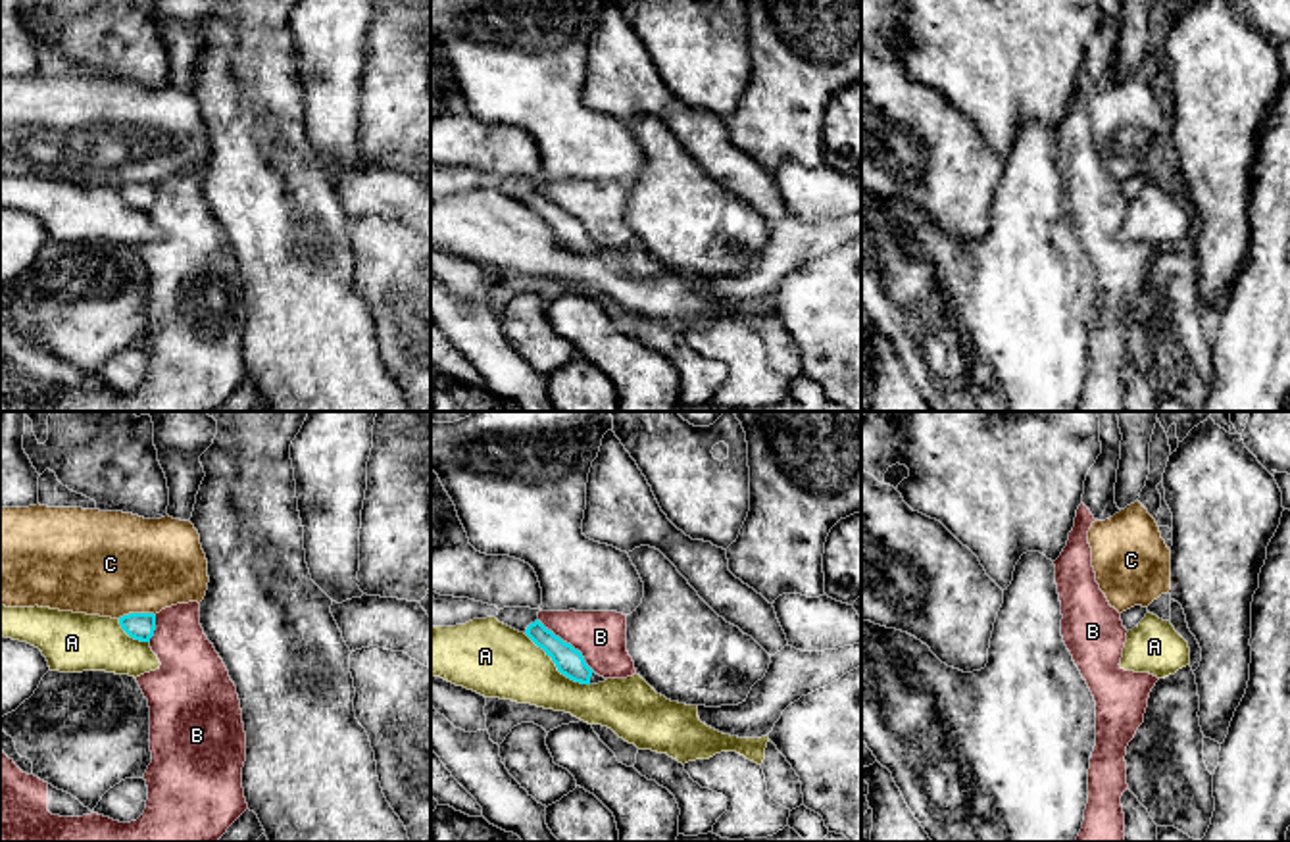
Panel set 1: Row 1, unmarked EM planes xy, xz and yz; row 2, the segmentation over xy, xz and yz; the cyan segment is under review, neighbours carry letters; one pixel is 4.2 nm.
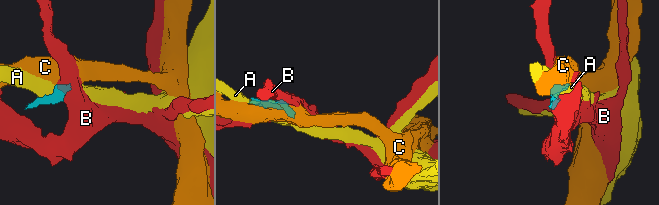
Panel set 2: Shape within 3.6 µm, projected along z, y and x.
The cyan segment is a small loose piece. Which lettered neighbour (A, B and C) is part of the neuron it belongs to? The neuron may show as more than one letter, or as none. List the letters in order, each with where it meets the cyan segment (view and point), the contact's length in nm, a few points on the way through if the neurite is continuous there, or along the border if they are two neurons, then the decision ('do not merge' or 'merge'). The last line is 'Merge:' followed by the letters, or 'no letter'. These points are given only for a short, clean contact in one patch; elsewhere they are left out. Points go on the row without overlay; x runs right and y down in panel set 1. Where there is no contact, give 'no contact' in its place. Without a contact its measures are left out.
A: contact xz (556, 235); length 360 nm; do not merge
B: contact xz (566, 212); length 340 nm; border xz (537, 189), (570, 212), (595, 241); do not merge
C: contact xy (135, 183); length 160 nm; border xy (154, 183), (124, 183), (118, 187); do not merge
Merge: no letter

